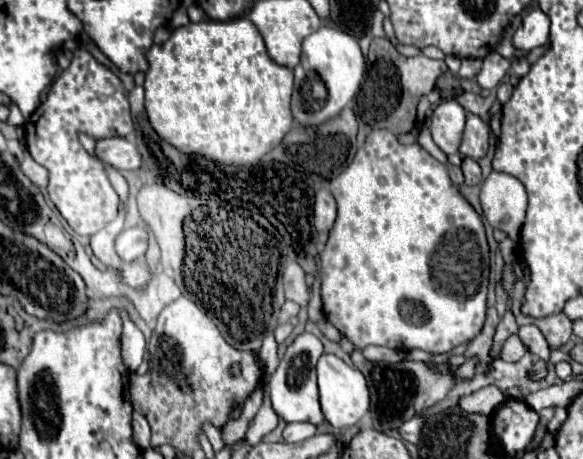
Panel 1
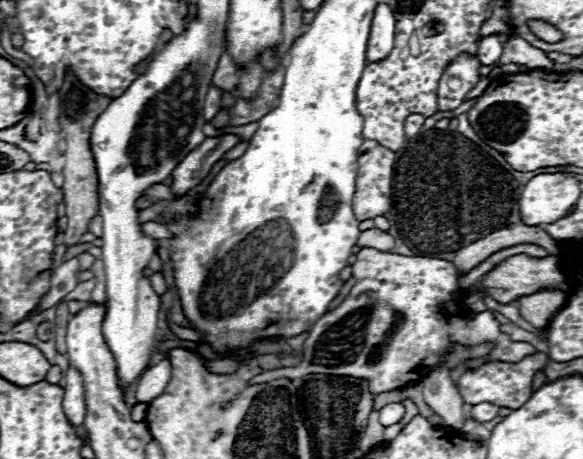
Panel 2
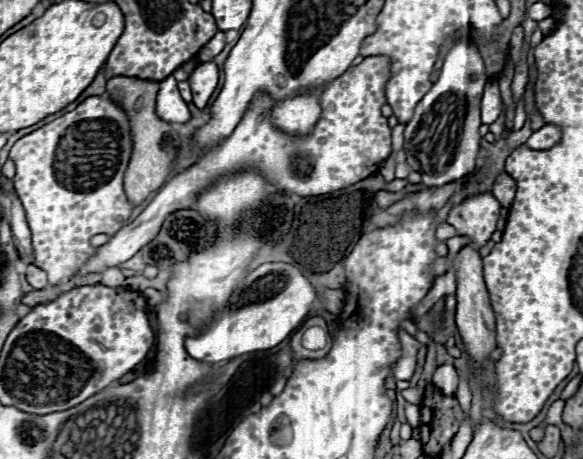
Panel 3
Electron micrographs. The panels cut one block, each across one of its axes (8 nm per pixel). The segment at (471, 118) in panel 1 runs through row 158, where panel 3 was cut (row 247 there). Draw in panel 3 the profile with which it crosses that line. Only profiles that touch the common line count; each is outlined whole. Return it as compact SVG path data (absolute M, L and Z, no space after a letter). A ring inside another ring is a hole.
M480 192L452 206L448 214L448 224L452 224L460 236L470 236L474 248L478 250L494 234L498 214L500 214L500 202L494 198L494 194Z

